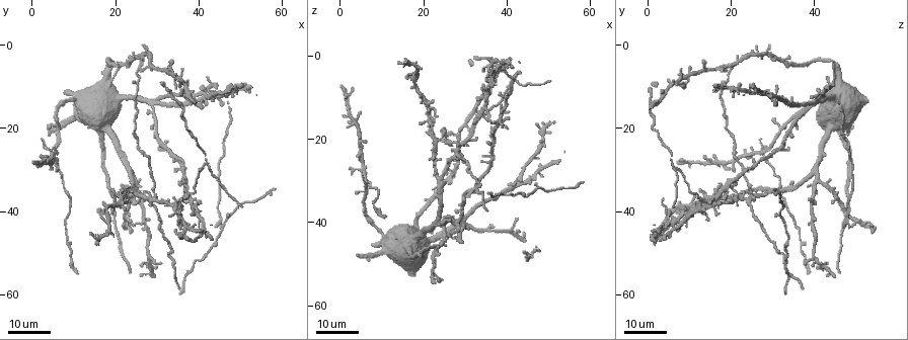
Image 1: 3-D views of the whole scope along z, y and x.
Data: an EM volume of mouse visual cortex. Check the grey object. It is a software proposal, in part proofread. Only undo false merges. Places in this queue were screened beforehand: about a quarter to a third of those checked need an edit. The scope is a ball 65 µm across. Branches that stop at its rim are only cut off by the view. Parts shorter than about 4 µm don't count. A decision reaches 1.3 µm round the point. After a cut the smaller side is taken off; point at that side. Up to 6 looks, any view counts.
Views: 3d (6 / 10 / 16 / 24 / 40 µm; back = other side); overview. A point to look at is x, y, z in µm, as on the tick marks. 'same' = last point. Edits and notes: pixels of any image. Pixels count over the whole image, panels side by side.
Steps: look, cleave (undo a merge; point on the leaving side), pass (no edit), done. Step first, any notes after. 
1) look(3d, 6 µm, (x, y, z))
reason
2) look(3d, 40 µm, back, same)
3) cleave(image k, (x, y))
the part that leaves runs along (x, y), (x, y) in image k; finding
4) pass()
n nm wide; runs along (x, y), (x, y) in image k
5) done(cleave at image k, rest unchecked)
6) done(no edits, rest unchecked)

look(3d, 16 µm, (25.0, 16.5, 18.5))
sudden change in width

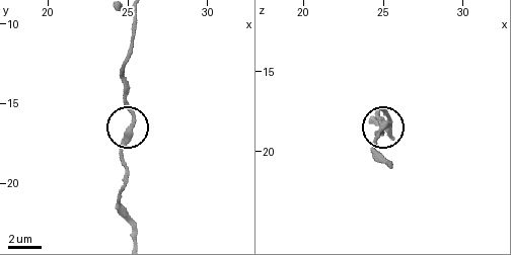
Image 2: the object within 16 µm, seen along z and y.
look(3d, 10 µm, (25.2, 16.4, 18.4))

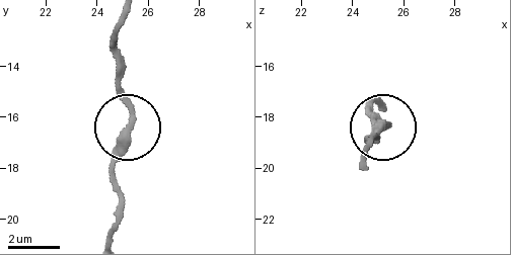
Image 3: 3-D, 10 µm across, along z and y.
look(3d, 10 µm, back, (25.2, 16.5, 18.4))

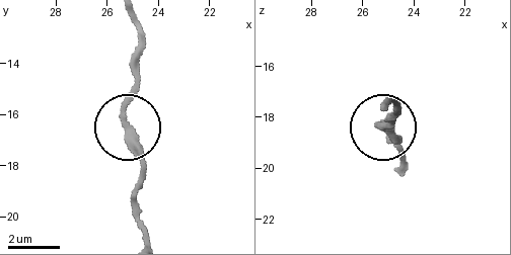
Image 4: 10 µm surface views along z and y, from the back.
pass()
runs along (146, 235), (134, 208), (140, 150), (127, 98), (134, 55) in image 4; all the same neuron

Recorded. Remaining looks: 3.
look(3d, 24 µm, (5.5, 26.0, 27.0))
four or more arms meet

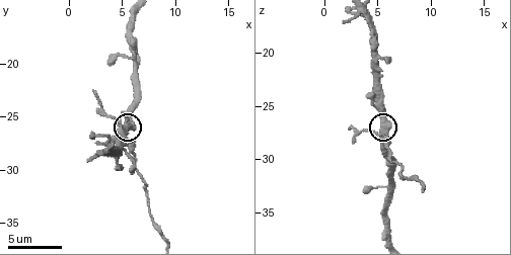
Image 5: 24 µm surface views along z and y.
look(3d, 10 µm, same)

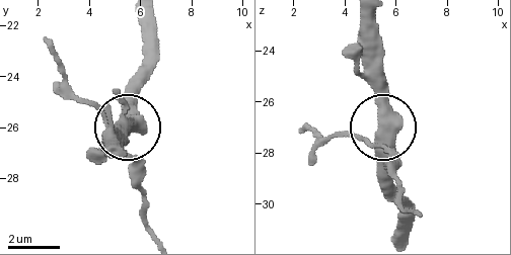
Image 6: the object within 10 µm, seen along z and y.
pass()
side arm 23 µm; runs along (396, 238), (376, 45) in image 6; continuous, no second neuron

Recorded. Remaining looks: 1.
done(no edits, rest unchecked)

